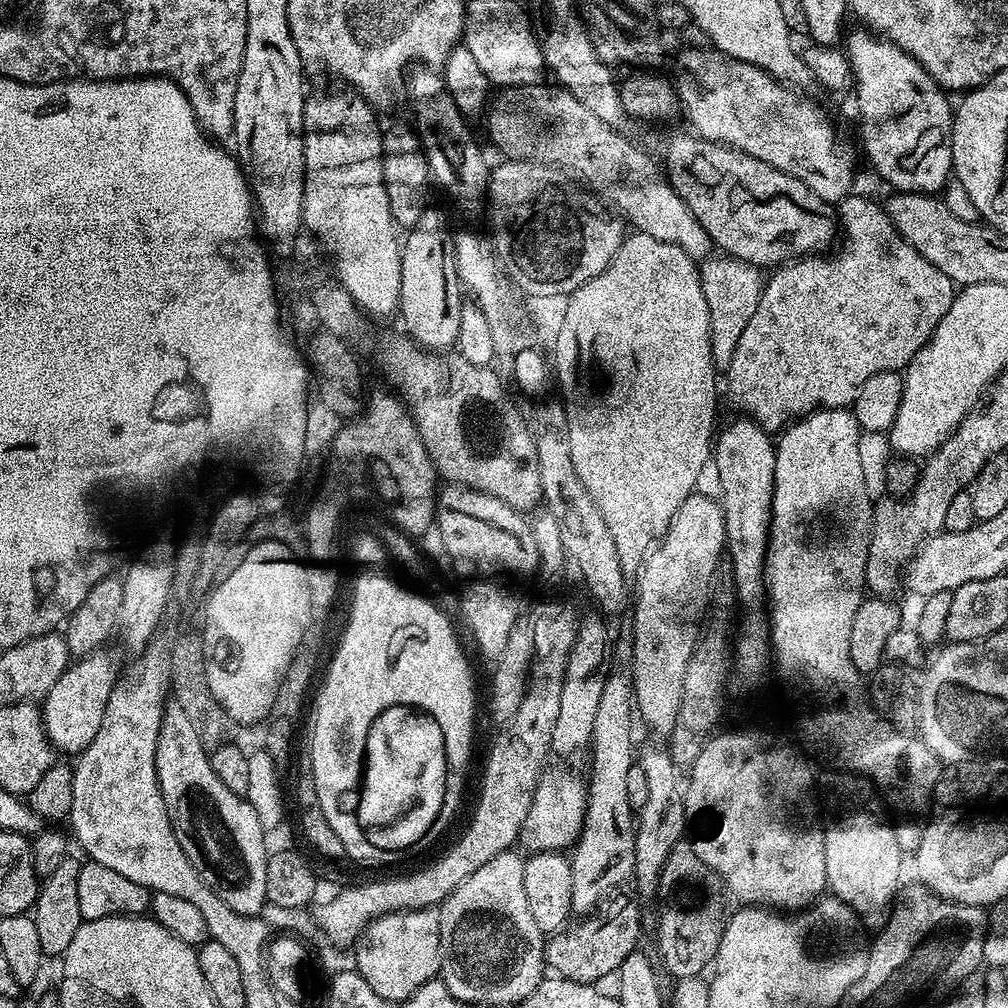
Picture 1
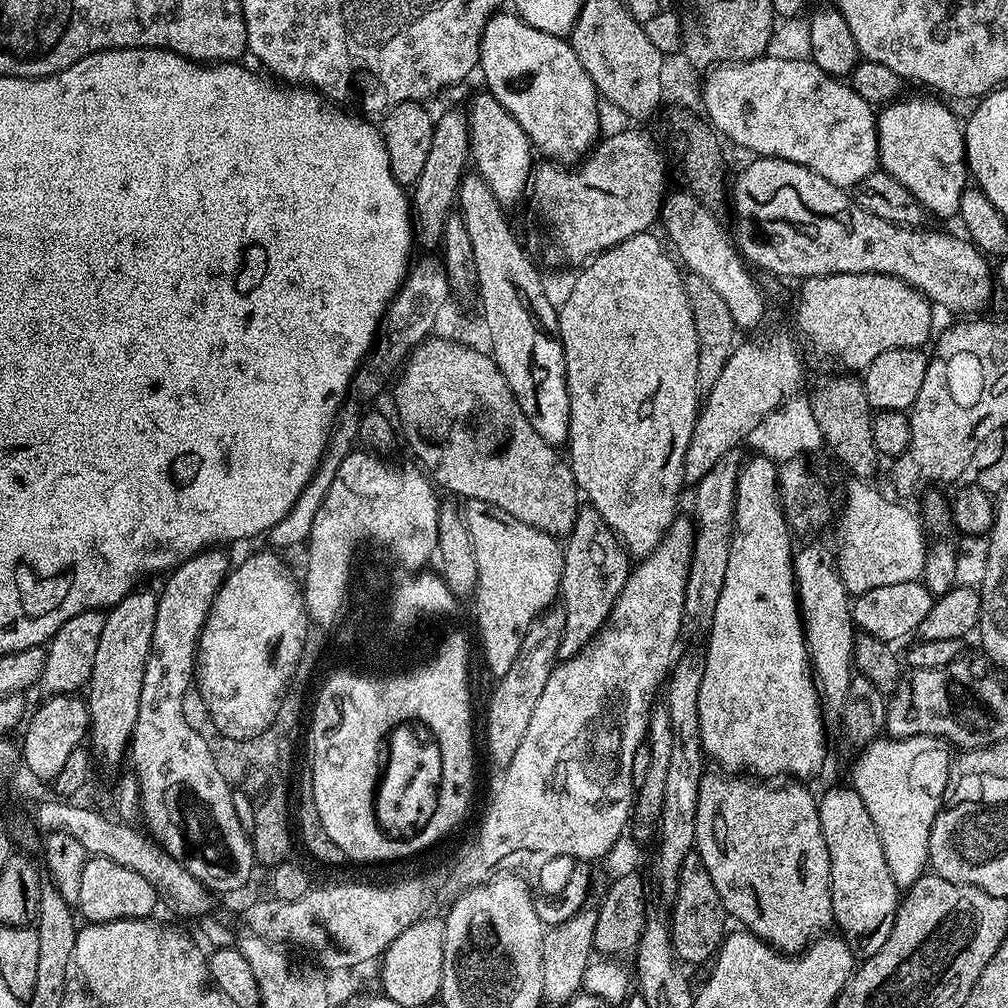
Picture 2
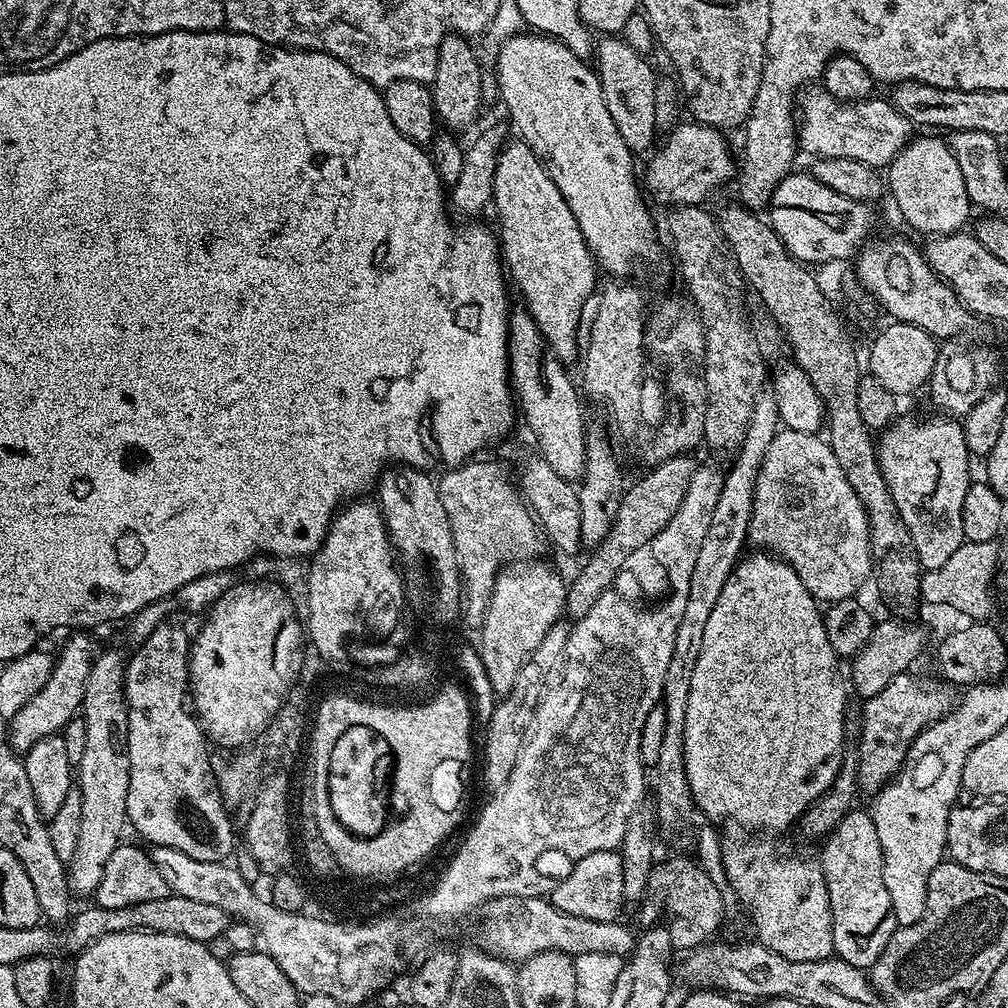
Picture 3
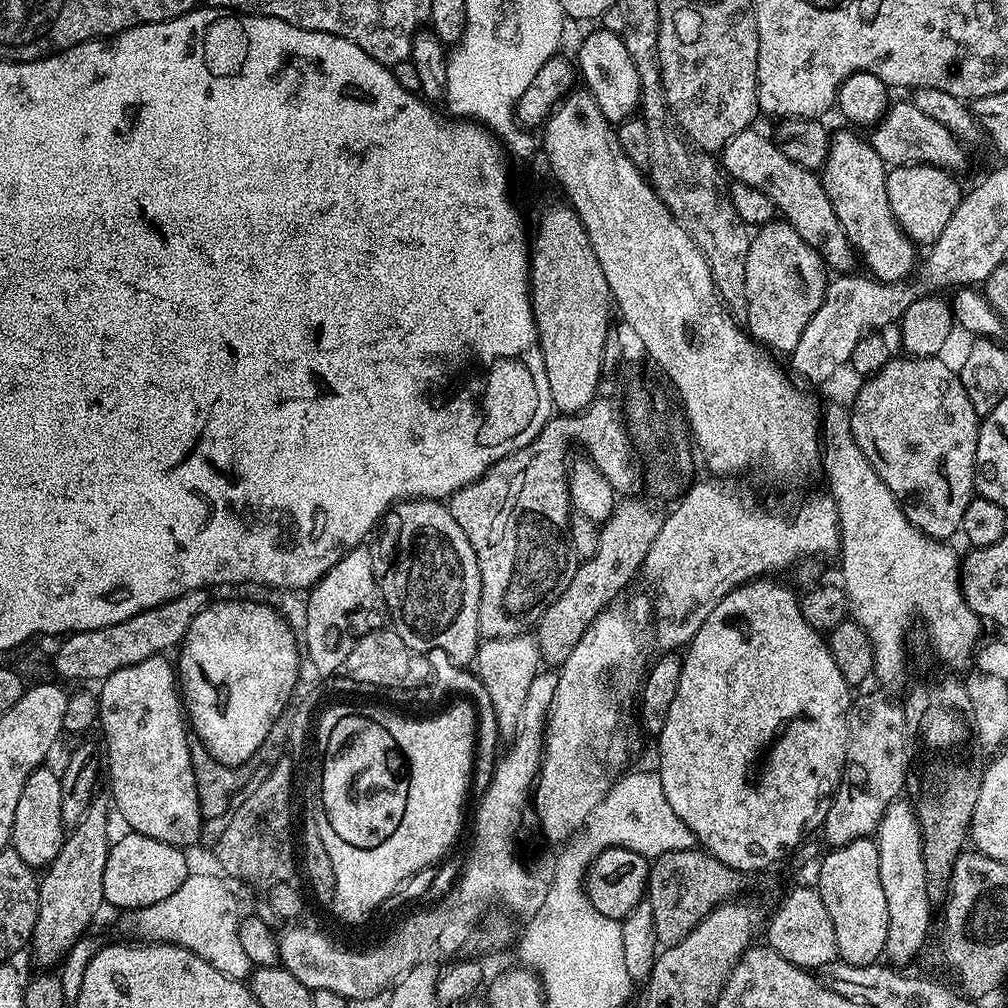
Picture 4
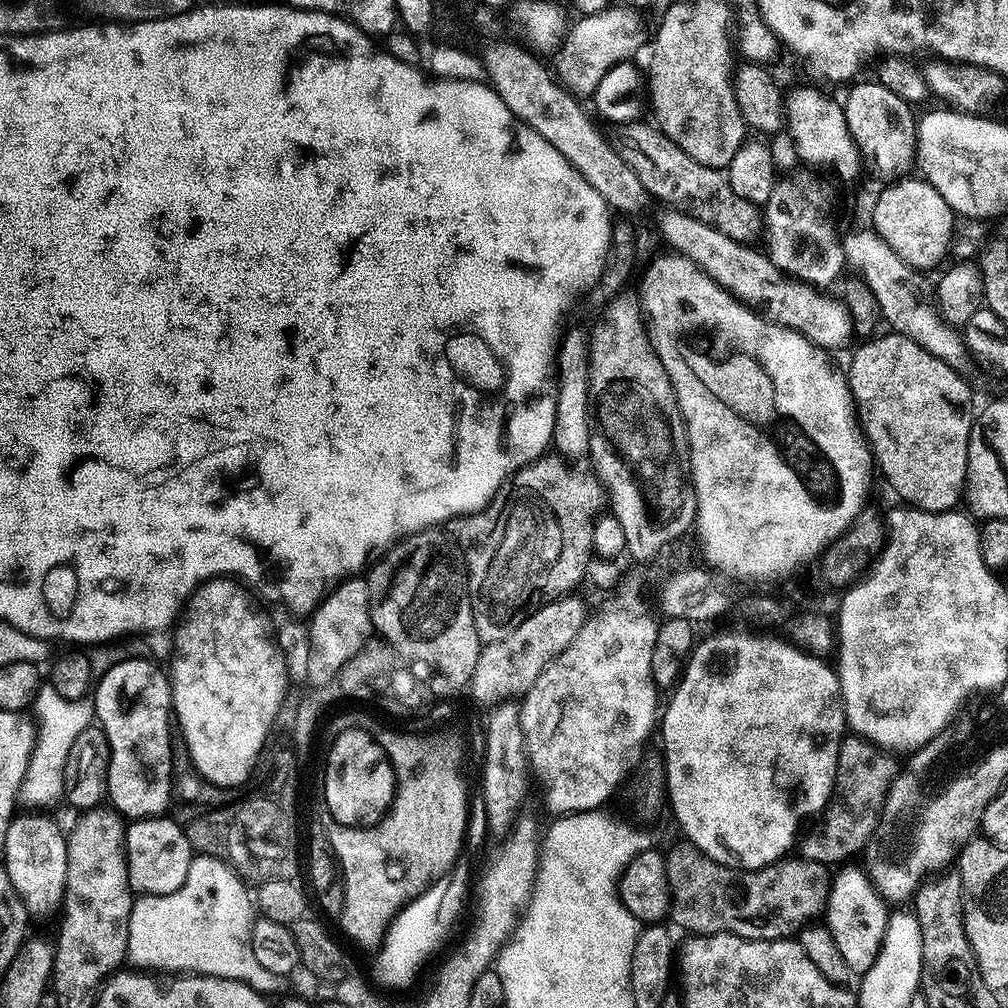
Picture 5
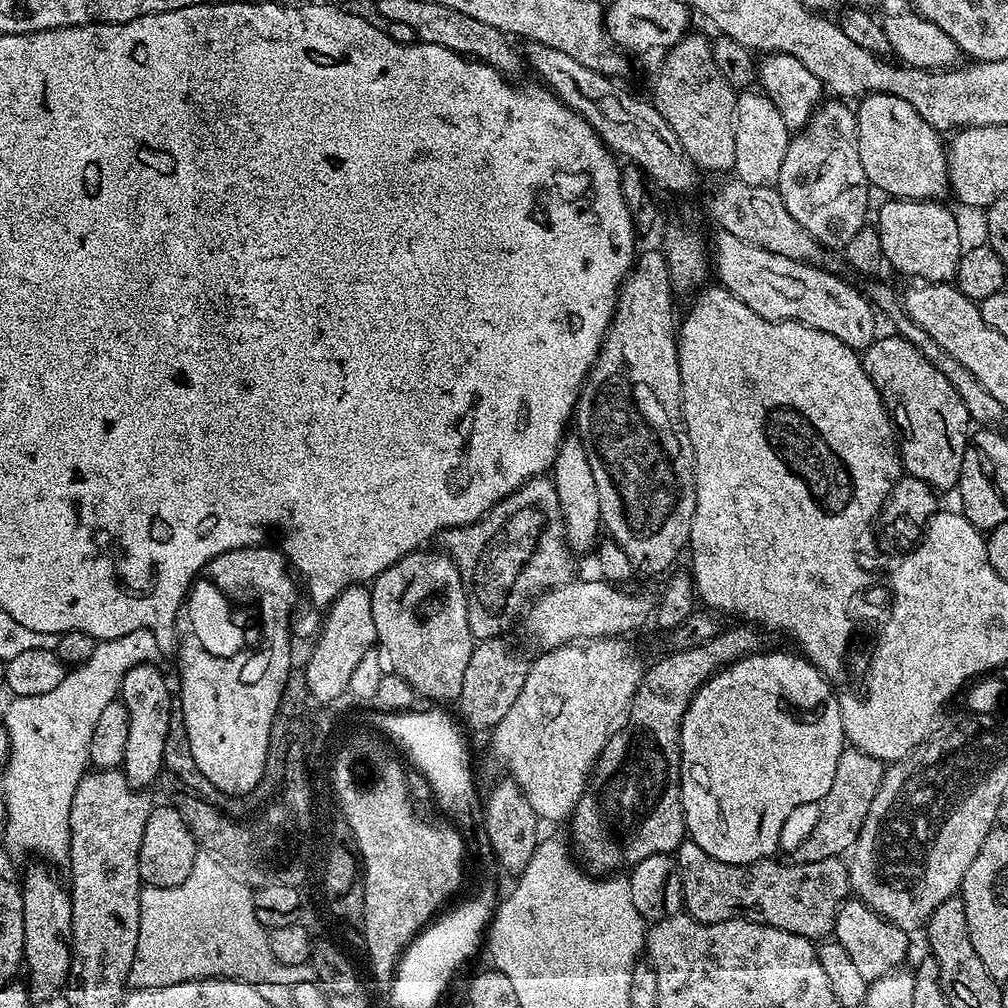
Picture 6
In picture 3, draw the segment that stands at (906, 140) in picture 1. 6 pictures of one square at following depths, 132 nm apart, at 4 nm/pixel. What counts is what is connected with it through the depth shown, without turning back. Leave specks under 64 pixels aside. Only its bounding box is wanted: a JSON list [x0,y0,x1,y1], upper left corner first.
[886,134,974,237]

